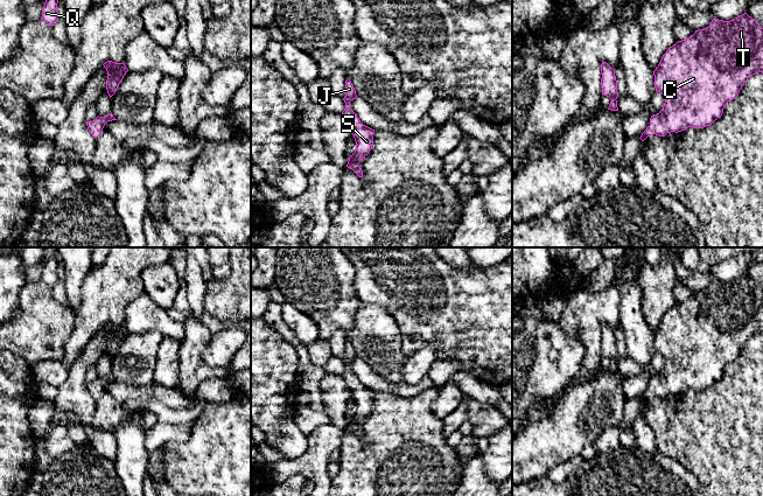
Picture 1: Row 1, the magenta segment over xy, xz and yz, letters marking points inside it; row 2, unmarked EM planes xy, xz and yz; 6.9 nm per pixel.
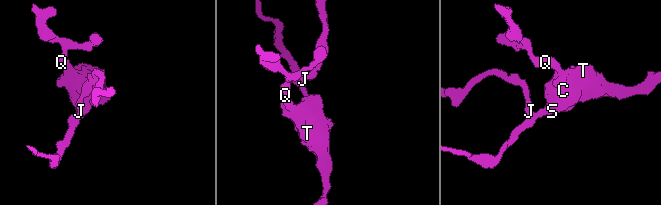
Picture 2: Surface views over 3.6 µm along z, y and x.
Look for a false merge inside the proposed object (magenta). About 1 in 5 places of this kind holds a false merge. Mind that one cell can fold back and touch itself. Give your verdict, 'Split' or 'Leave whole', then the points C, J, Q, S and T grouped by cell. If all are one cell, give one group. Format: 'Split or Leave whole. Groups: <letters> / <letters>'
Leave whole. Groups: C J Q S T

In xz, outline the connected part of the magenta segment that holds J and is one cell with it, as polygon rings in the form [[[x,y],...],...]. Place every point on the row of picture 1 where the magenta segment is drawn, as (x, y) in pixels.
[[[348,78],[345,81],[345,97],[343,98],[345,103],[345,109],[342,112],[348,125],[354,130],[352,134],[356,141],[356,151],[348,159],[346,167],[352,169],[359,177],[363,177],[363,170],[358,163],[369,154],[373,146],[373,132],[374,130],[362,125],[357,114],[352,111],[350,102],[356,99],[356,90]]]

